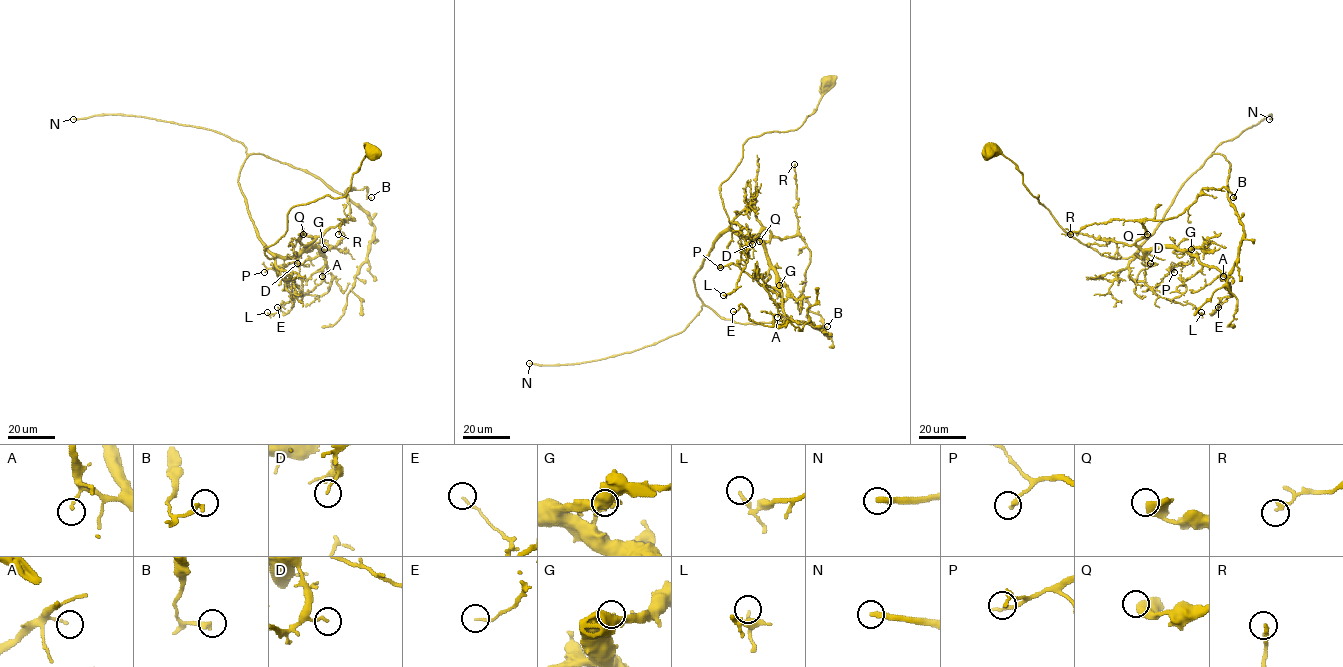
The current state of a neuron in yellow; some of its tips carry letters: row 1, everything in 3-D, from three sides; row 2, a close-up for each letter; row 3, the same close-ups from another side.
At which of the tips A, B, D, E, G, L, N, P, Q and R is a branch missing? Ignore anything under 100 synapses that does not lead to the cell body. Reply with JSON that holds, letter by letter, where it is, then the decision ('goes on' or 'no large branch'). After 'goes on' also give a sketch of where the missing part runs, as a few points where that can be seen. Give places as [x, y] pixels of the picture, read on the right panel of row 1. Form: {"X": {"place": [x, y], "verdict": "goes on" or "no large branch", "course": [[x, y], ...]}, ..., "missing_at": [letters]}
{"A": {"place": [1223, 276], "verdict": "no large branch"}, "B": {"place": [1233, 197], "verdict": "no large branch"}, "D": {"place": [1150, 263], "verdict": "no large branch"}, "E": {"place": [1218, 307], "verdict": "no large branch"}, "G": {"place": [1191, 249], "verdict": "no large branch"}, "L": {"place": [1201, 312], "verdict": "no large branch"}, "N": {"place": [1269, 119], "verdict": "goes on", "course": [[1269, 119], [1223, 160], [1258, 260], [1236, 333], [1261, 363]]}, "P": {"place": [1174, 272], "verdict": "no large branch"}, "Q": {"place": [1147, 234], "verdict": "no large branch"}, "R": {"place": [1070, 234], "verdict": "no large branch"}, "missing_at": ["N"]}

